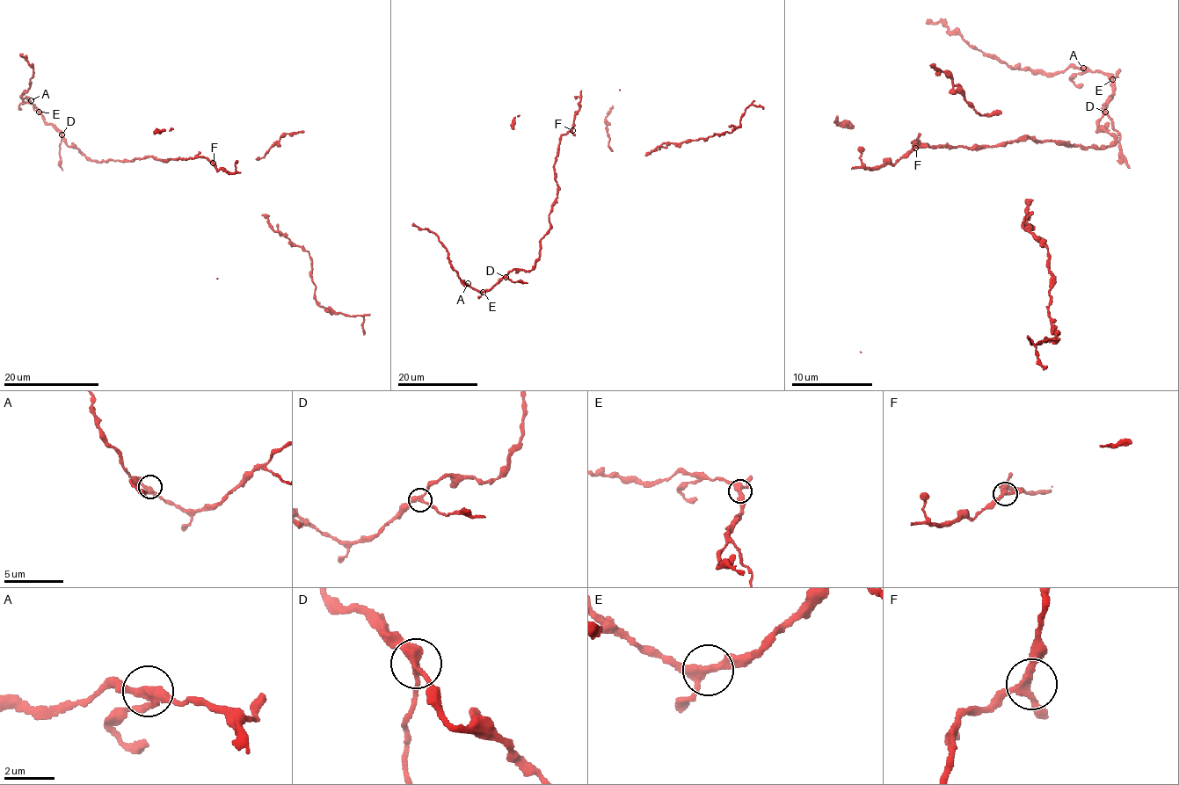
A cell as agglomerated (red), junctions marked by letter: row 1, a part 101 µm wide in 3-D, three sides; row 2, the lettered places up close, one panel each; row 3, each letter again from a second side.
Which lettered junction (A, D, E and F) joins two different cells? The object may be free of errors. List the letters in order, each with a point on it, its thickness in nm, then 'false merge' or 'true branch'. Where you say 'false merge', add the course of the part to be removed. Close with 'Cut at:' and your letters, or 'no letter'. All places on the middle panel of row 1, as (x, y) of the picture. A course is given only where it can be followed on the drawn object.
A: at (468, 283); 280 nm thick; true branch
D: at (505, 277); 300 nm thick; false merge; foreign part runs (505, 277), (514, 282), (527, 282)
E: at (483, 292); 320 nm thick; true branch
F: at (572, 130); 280 nm thick; true branch
Cut at: D

